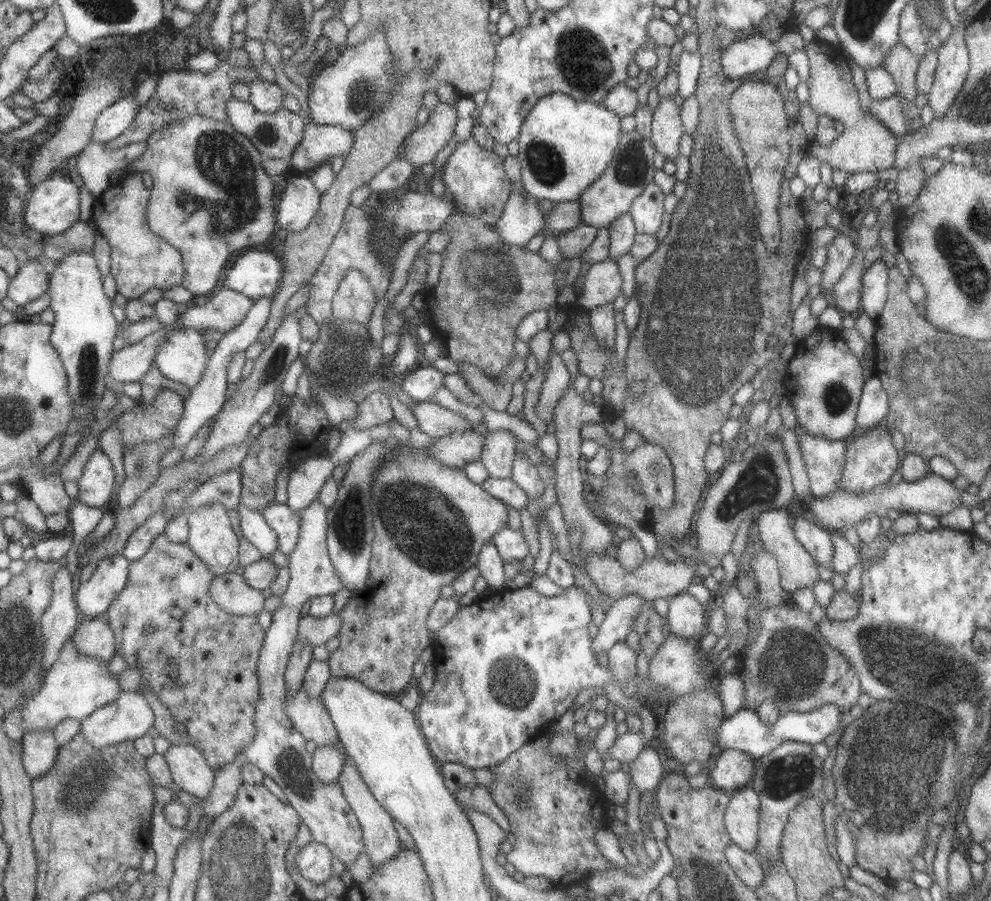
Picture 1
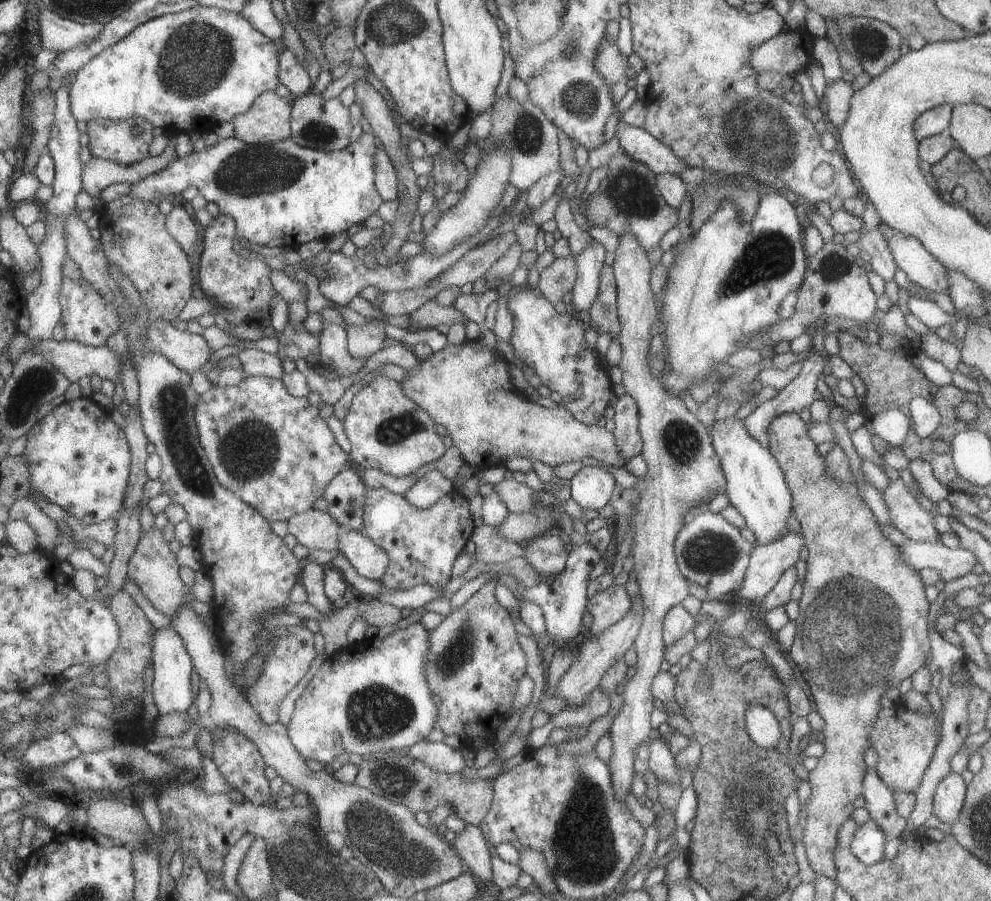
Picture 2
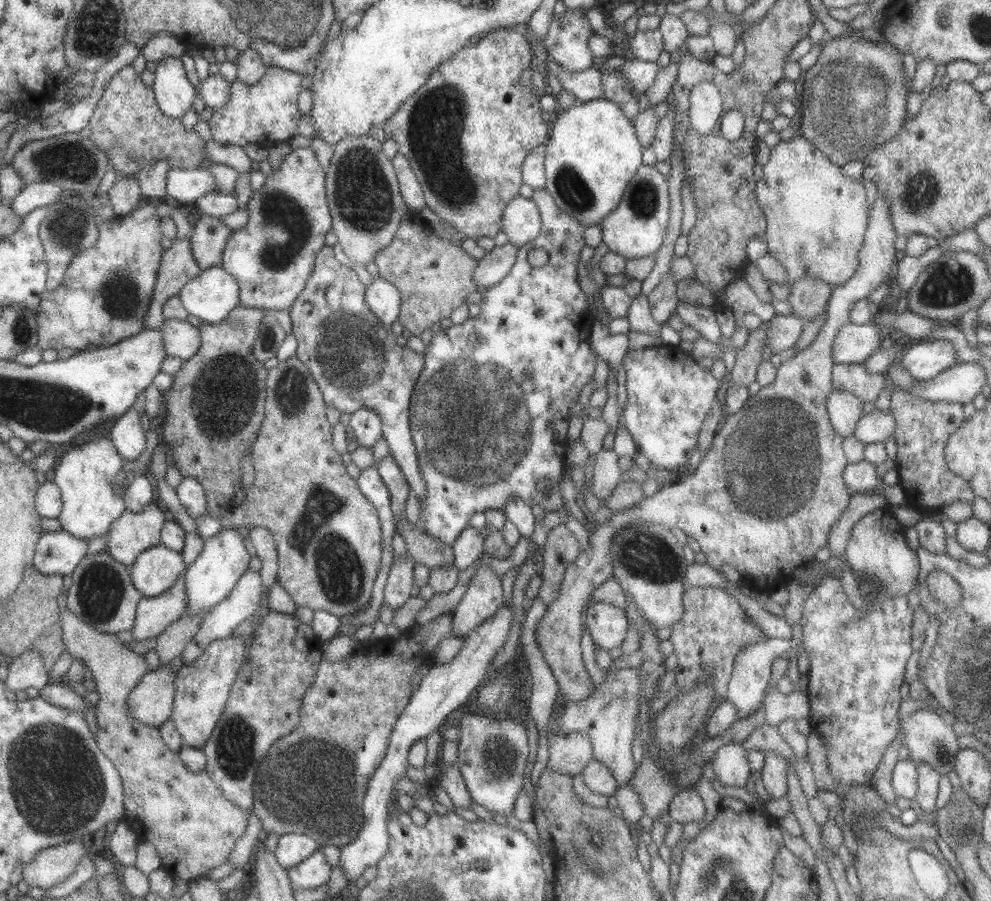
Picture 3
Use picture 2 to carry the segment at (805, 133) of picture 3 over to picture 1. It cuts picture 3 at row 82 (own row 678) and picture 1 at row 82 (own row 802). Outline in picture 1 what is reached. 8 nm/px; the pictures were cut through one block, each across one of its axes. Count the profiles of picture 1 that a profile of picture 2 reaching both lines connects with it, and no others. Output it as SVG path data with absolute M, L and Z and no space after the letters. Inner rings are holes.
M815 39L805 46L808 60L810 61L809 77L807 85L809 88L809 98L807 103L811 106L812 111L819 116L832 118L834 121L840 122L844 126L844 131L839 134L829 145L821 145L816 141L810 144L810 154L813 154L821 163L829 164L836 170L842 170L847 173L877 173L882 176L882 173L888 168L895 167L896 149L899 143L899 138L890 133L880 120L874 118L870 110L863 112L858 99L858 91L852 82L850 68L847 58L843 55L839 46L833 45L821 39Z

